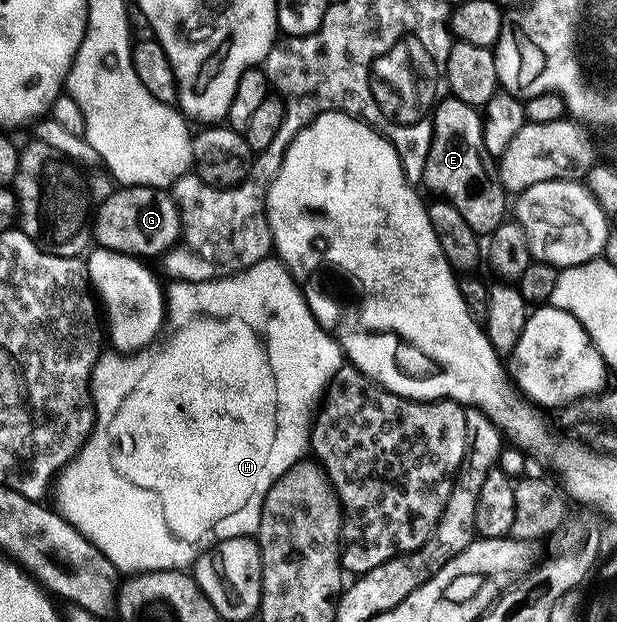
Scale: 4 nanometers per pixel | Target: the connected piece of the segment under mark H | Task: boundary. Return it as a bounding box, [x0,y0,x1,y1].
[53,259,345,575]

